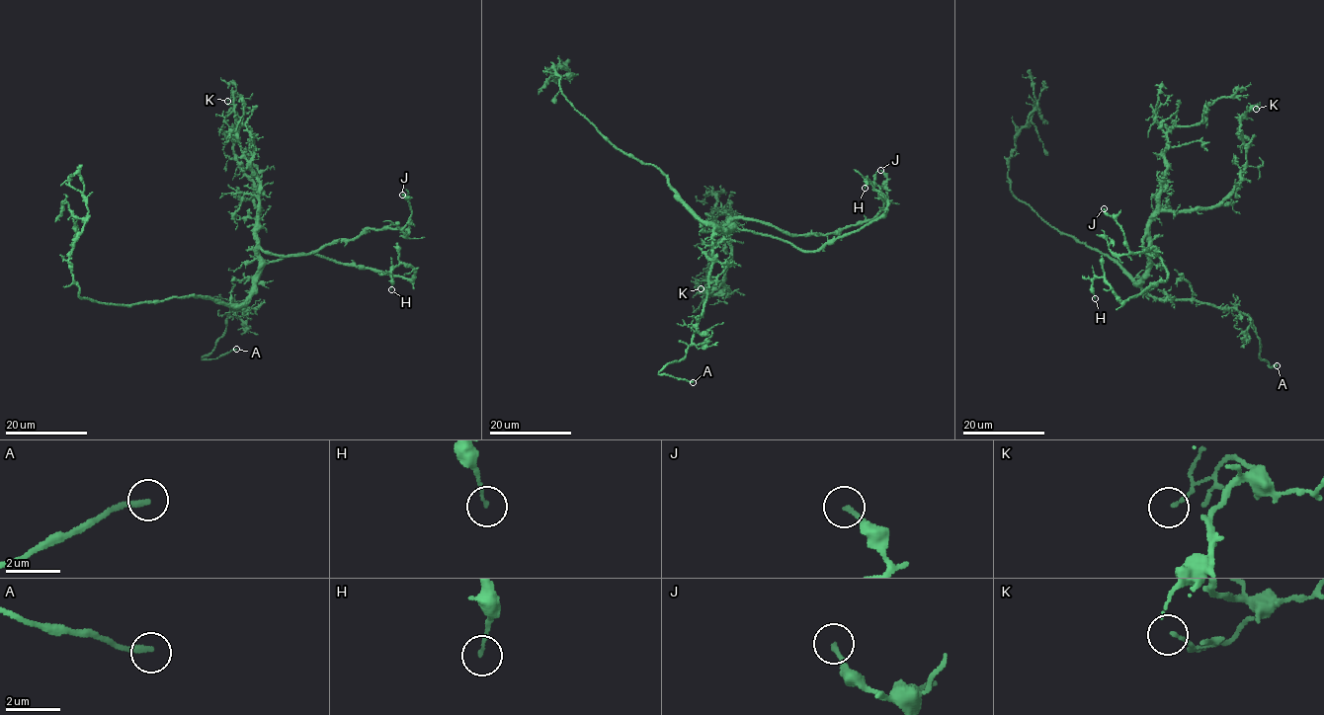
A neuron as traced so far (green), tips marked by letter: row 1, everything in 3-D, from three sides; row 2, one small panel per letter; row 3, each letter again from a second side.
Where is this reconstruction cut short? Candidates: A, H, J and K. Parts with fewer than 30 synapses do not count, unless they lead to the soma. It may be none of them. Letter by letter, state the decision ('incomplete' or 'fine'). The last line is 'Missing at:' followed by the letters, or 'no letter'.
A: incomplete
H: fine
J: fine
K: fine
Missing at: A

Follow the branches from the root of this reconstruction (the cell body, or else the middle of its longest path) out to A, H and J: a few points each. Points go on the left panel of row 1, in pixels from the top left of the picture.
A: (209, 298), (245, 310), (244, 303), (231, 306), (224, 333), (202, 358), (216, 358), (236, 349)
H: (209, 298), (241, 305), (266, 264), (313, 254), (411, 279), (413, 269), (396, 266), (391, 289)
J: (209, 298), (241, 305), (254, 286), (260, 249), (310, 254), (369, 229), (405, 229), (411, 208), (402, 195)

